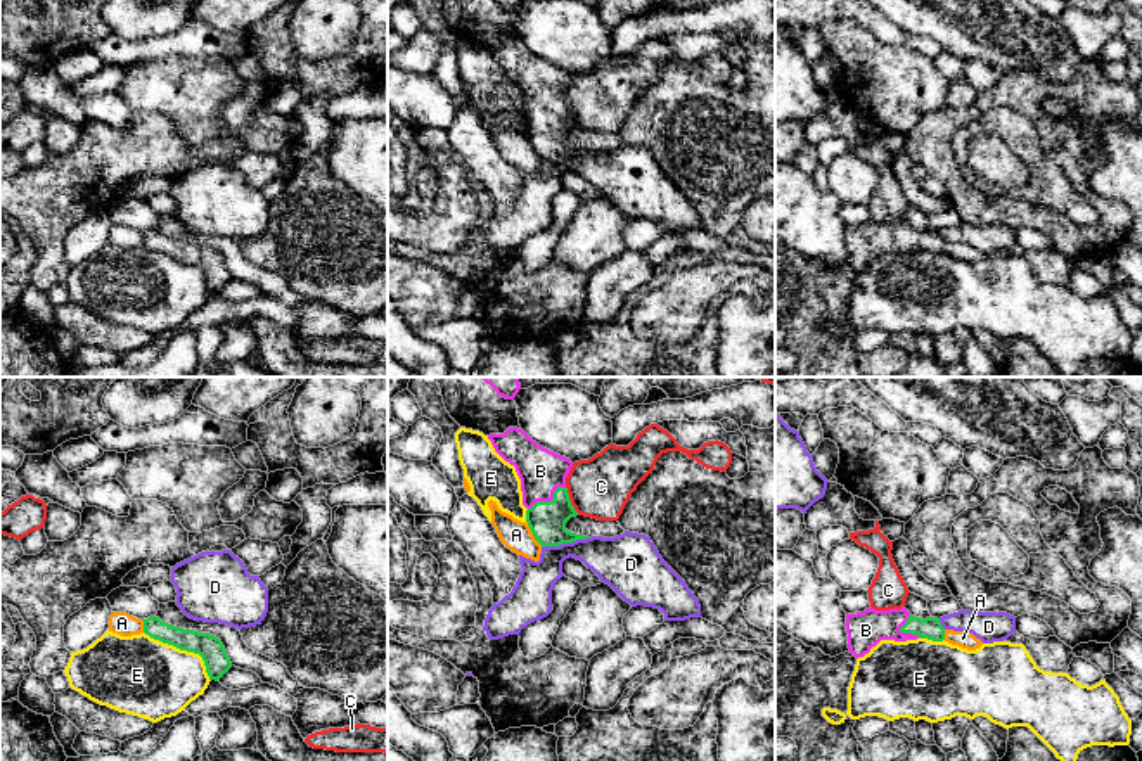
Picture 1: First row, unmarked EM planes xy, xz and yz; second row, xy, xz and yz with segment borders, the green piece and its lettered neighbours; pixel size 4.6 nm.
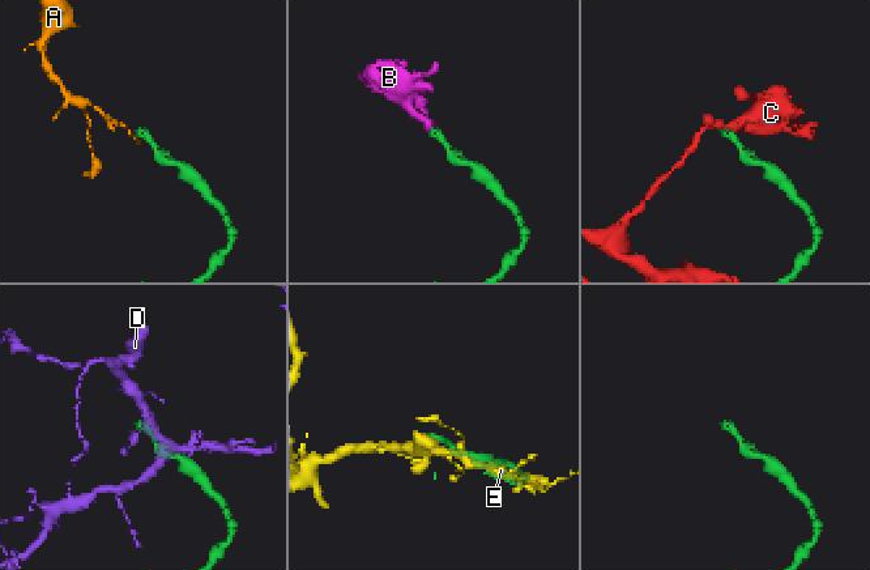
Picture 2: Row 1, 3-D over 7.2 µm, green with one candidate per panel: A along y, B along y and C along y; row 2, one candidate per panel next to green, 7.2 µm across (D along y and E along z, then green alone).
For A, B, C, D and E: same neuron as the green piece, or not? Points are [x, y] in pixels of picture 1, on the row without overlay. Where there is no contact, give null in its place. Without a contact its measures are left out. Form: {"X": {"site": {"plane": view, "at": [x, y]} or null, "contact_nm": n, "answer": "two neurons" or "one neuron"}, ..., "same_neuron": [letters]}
{"A": {"site": {"plane": "xz", "at": [533, 147]}, "contact_nm": 130, "answer": "two neurons"}, "B": {"site": {"plane": "xz", "at": [549, 115]}, "contact_nm": 200, "answer": "one neuron"}, "C": {"site": {"plane": "xz", "at": [570, 113]}, "contact_nm": 150, "answer": "two neurons"}, "D": {"site": {"plane": "xz", "at": [564, 154]}, "contact_nm": 220, "answer": "two neurons"}, "E": {"site": {"plane": "xy", "at": [184, 262]}, "contact_nm": 380, "answer": "two neurons"}, "same_neuron": ["B"]}

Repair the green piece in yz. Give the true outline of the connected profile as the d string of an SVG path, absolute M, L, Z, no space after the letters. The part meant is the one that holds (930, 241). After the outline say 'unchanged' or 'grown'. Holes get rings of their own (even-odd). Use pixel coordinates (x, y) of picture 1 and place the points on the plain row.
M905 220L846 227L848 261L856 272L863 270L881 253L907 254L927 251L933 254L945 253L945 240L938 230L915 230Z; grown

